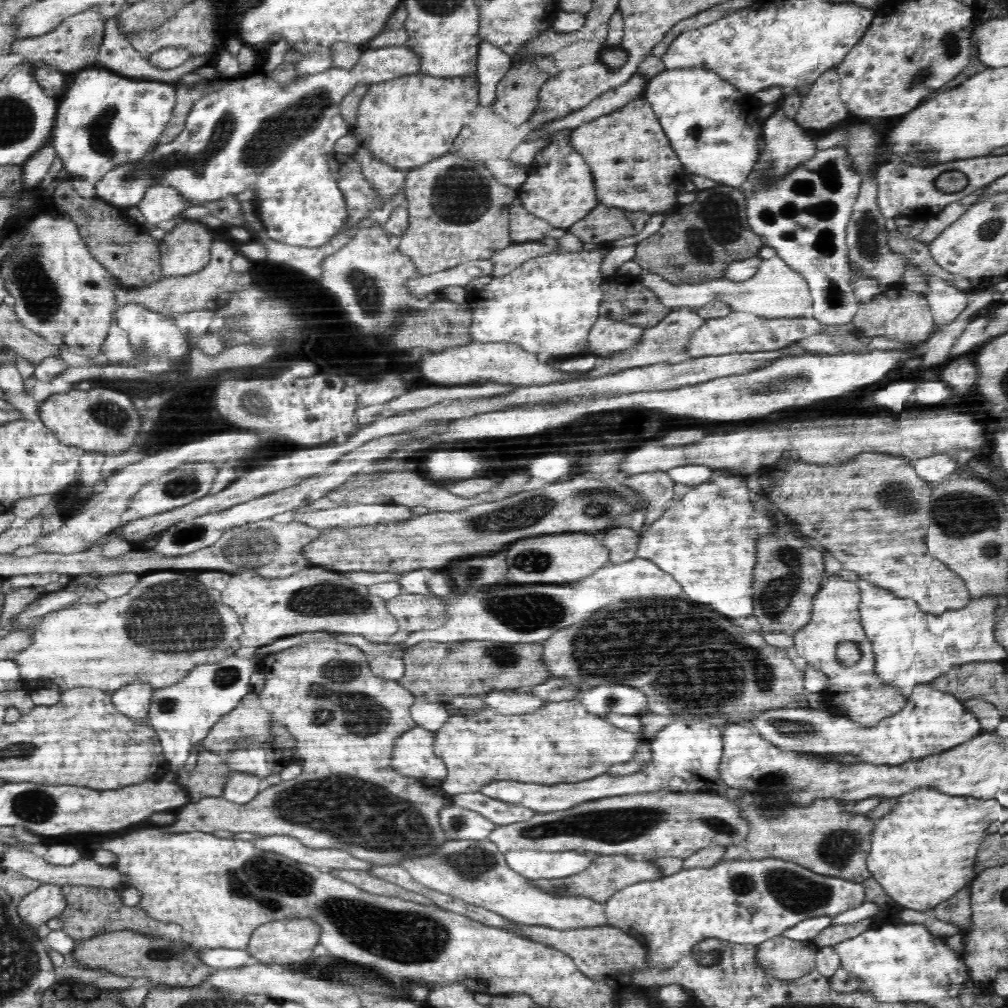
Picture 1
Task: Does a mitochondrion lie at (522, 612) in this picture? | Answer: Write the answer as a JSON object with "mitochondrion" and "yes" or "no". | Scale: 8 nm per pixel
{"mitochondrion":"yes"}

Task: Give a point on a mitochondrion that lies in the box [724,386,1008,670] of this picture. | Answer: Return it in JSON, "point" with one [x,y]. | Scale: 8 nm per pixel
{"point":[968,517]}

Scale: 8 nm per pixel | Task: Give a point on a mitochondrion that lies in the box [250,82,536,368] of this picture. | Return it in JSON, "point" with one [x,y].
{"point":[459,195]}

